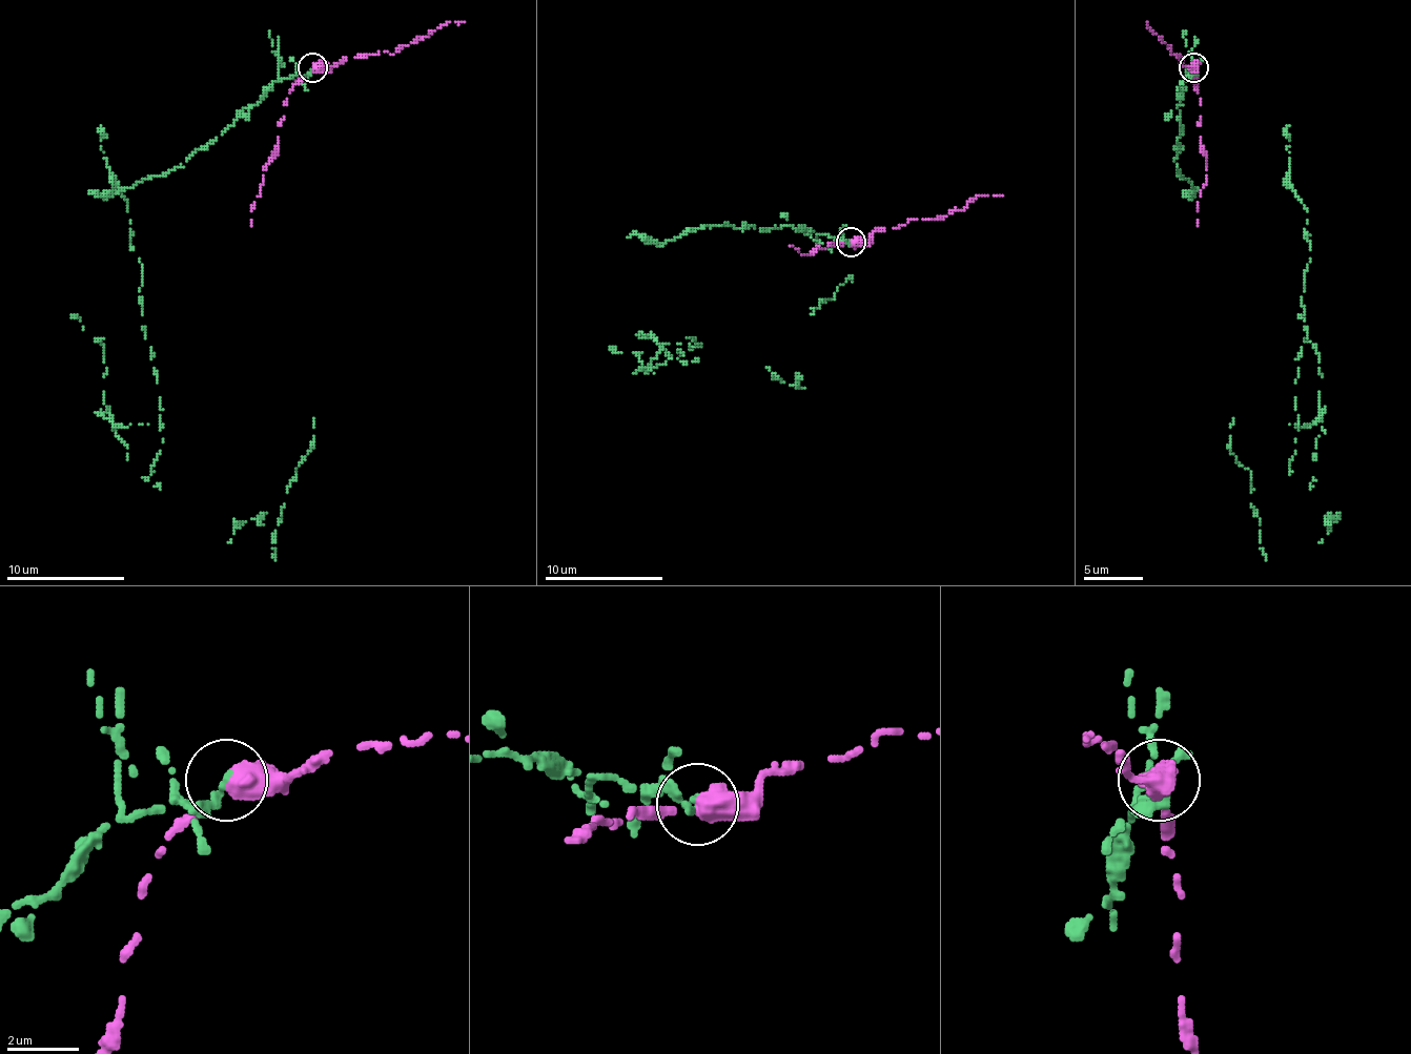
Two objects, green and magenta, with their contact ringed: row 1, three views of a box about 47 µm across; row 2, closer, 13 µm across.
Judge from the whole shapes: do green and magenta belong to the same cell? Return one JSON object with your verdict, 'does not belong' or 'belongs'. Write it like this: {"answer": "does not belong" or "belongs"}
{"answer": "does not belong"}

